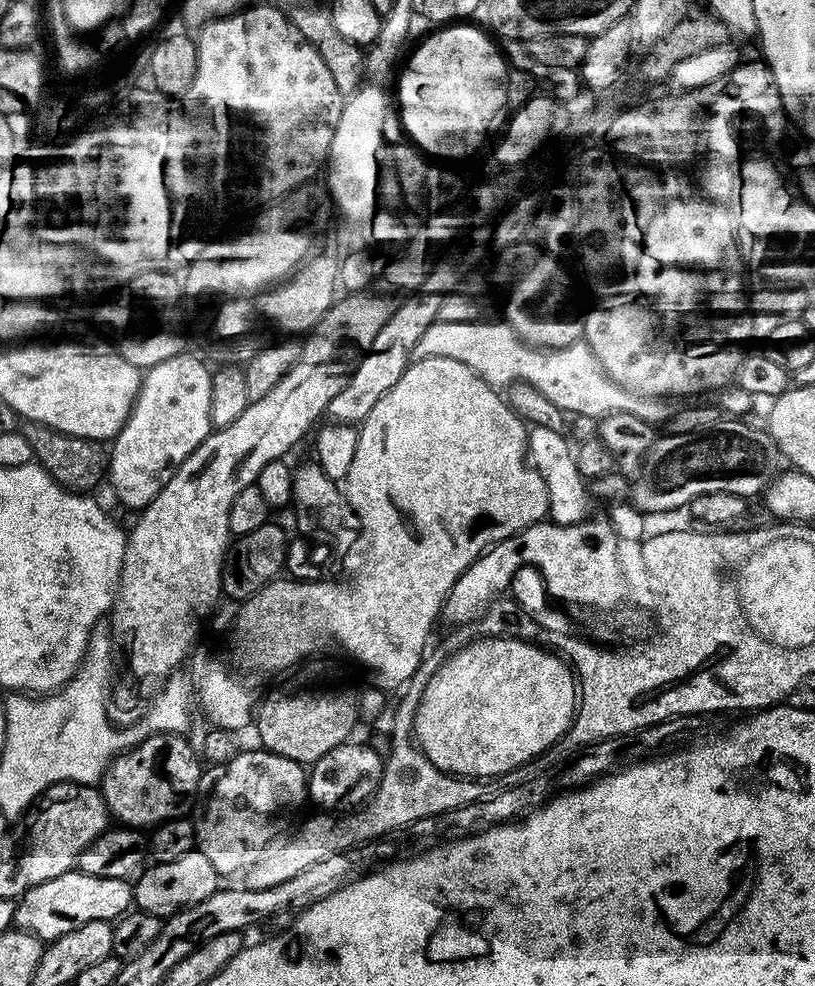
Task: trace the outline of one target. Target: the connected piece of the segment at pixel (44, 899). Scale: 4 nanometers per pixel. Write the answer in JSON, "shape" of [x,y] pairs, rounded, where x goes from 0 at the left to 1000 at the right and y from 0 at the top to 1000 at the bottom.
{"shape":[[[90,882],[81,886],[71,886],[71,890],[61,890],[61,895],[52,895],[23,910],[20,913],[18,940],[53,955],[63,955],[72,949],[86,947],[93,941],[99,941],[106,935],[142,935],[163,920],[163,917],[164,901],[157,892],[115,890],[110,886]]]}

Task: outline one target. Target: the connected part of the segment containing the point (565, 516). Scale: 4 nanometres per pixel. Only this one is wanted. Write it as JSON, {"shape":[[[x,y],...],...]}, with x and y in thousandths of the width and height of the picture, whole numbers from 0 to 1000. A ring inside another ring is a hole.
{"shape":[[[652,431],[648,437],[648,463],[649,472],[671,490],[674,526],[687,532],[718,530],[729,507],[724,502],[723,488],[708,475],[706,459],[696,443],[672,432]]]}

